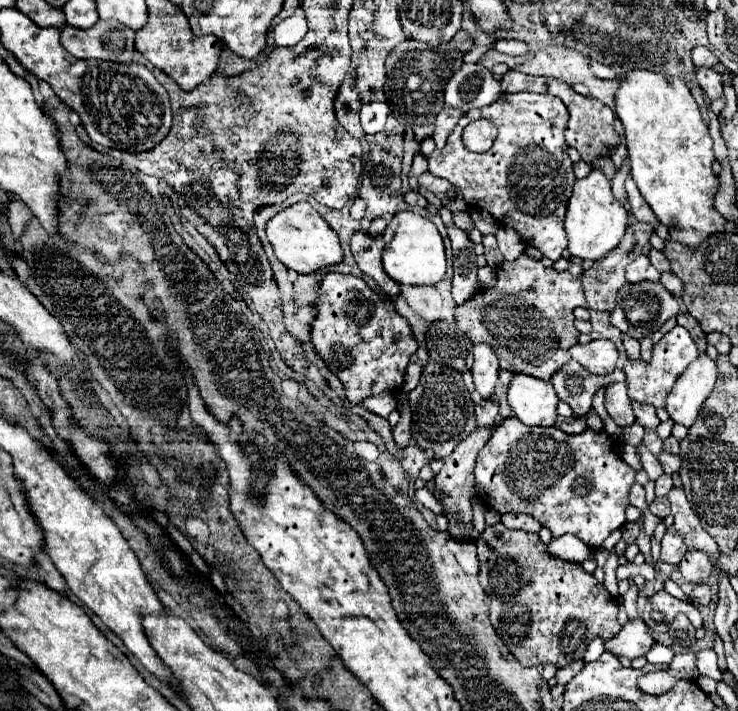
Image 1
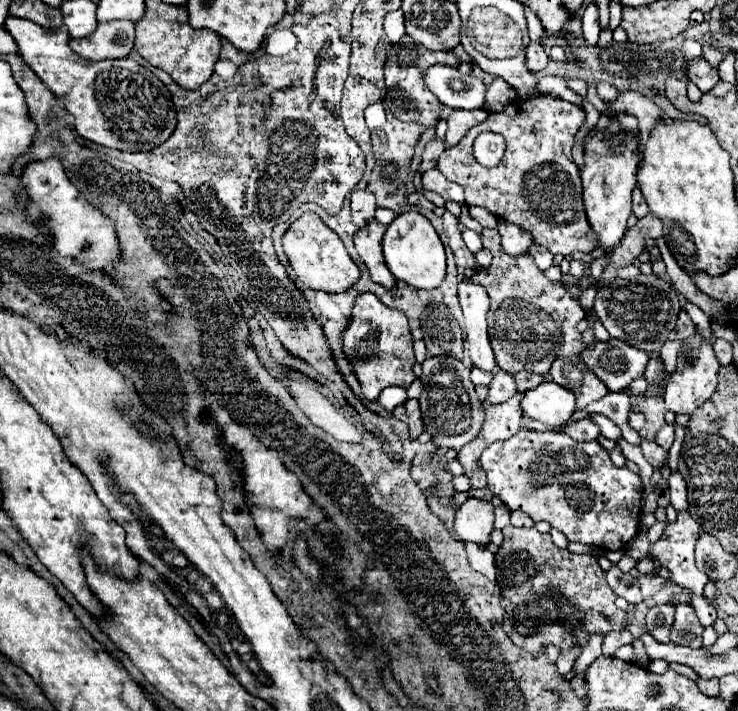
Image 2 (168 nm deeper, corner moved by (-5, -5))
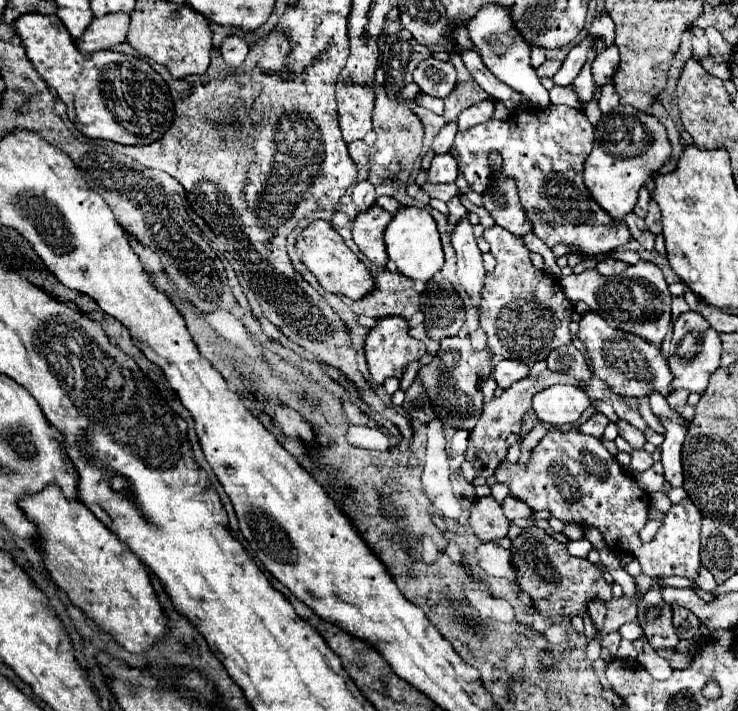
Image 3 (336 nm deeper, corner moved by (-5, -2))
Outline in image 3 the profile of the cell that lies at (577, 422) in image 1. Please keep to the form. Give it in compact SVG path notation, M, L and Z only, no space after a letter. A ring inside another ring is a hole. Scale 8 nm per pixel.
M594 414L592 418L588 418L584 424L580 424L580 432L582 434L590 434L590 436L596 436L596 438L602 438L602 432L604 432L604 428L606 428L606 424L608 424L608 418L604 416L604 414Z

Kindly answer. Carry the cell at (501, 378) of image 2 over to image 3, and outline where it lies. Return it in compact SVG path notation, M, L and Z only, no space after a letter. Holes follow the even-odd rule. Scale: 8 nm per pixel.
M502 360L494 368L494 378L496 378L498 386L504 390L508 386L512 386L514 382L526 378L526 374L528 374L528 366L522 362L516 362L516 360Z

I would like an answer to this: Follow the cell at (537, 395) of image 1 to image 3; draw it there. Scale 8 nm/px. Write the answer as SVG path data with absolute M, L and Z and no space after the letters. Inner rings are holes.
M570 384L540 390L532 398L532 410L536 412L538 420L556 426L576 422L588 406L588 394L582 388Z

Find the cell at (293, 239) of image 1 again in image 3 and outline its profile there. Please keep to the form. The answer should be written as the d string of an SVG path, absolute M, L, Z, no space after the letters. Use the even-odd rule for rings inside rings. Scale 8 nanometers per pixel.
M326 220L310 222L296 238L296 248L302 252L302 264L316 276L326 292L358 300L372 290L374 278L370 276L368 268L356 258L356 254L352 254L352 250L344 244L342 236Z

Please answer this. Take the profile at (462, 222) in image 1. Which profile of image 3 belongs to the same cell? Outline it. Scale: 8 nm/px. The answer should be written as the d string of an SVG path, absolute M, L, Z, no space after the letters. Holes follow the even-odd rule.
M424 184L422 186L422 190L430 196L430 198L438 198L438 200L444 200L444 202L448 202L450 198L454 198L456 196L456 184Z

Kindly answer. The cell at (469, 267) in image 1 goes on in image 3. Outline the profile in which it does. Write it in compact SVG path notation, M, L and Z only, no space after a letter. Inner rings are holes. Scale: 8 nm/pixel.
M454 196L454 198L448 202L448 234L456 228L456 222L460 222L460 218L466 216L466 212L468 212L468 210L462 206L462 202L460 202L458 196Z

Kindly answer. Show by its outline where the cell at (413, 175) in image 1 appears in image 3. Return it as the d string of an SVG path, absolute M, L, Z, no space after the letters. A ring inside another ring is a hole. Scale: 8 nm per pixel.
M448 122L448 124L446 124L446 126L444 126L440 132L438 132L438 136L434 138L434 144L432 144L434 154L446 154L446 152L450 150L452 142L454 142L456 132L458 132L456 122Z

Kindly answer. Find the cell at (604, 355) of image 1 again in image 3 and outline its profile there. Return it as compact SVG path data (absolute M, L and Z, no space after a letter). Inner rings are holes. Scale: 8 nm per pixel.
M586 312L580 320L580 330L576 334L588 352L590 368L592 372L608 384L608 388L620 396L646 396L652 390L662 392L668 396L672 374L668 370L668 362L662 356L662 350L656 346L644 342L642 338L616 330L606 324L604 318L600 318L596 312Z

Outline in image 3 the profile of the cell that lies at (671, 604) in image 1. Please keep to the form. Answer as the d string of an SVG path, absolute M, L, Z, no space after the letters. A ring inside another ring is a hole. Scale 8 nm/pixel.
M648 590L638 602L638 624L646 632L652 648L674 648L678 644L672 626L672 608L660 598L660 590Z

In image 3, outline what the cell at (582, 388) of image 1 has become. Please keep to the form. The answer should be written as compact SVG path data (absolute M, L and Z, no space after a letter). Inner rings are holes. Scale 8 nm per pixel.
M574 344L552 350L552 354L548 354L546 362L548 362L548 370L552 370L552 372L572 374L580 382L580 388L586 388L590 384L592 372L586 364L586 358Z

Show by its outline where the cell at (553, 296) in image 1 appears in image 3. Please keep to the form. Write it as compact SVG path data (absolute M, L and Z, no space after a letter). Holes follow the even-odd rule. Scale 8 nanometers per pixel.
M500 226L484 230L484 240L496 258L494 272L486 274L480 306L480 328L488 334L488 348L504 358L532 366L564 344L572 344L570 322L574 314L572 302L562 292L560 282L544 272L538 272L530 260L530 250L524 240Z

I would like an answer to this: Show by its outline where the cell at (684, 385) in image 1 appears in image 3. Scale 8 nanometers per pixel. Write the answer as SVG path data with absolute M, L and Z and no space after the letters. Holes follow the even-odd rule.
M684 312L678 316L674 324L674 336L672 336L672 346L670 346L670 356L668 364L672 370L672 392L674 390L688 390L688 392L702 392L708 386L710 374L720 366L720 334L708 324L708 320L700 312Z

